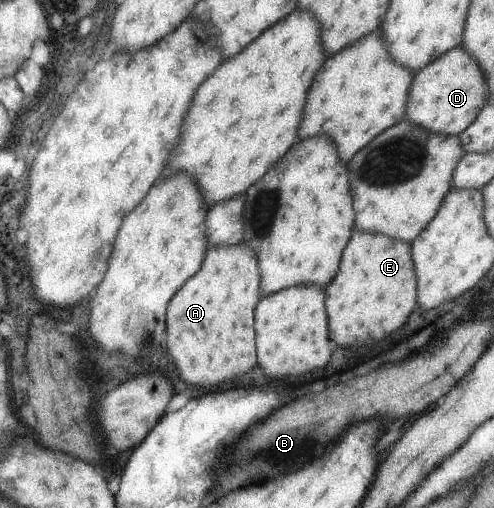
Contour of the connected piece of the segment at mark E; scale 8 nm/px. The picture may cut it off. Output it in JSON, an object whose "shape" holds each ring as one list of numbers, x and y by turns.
{"shape":[[354,233,354,241,350,241,350,249,346,249,346,257,342,257,342,273,334,277,334,281,325,287,330,289,330,299,326,297,326,309,330,309,328,325,330,337,334,337,336,345,374,345,380,339,388,337,390,331,402,327,408,315,416,307,417,272,413,260,412,245,386,234]]}

